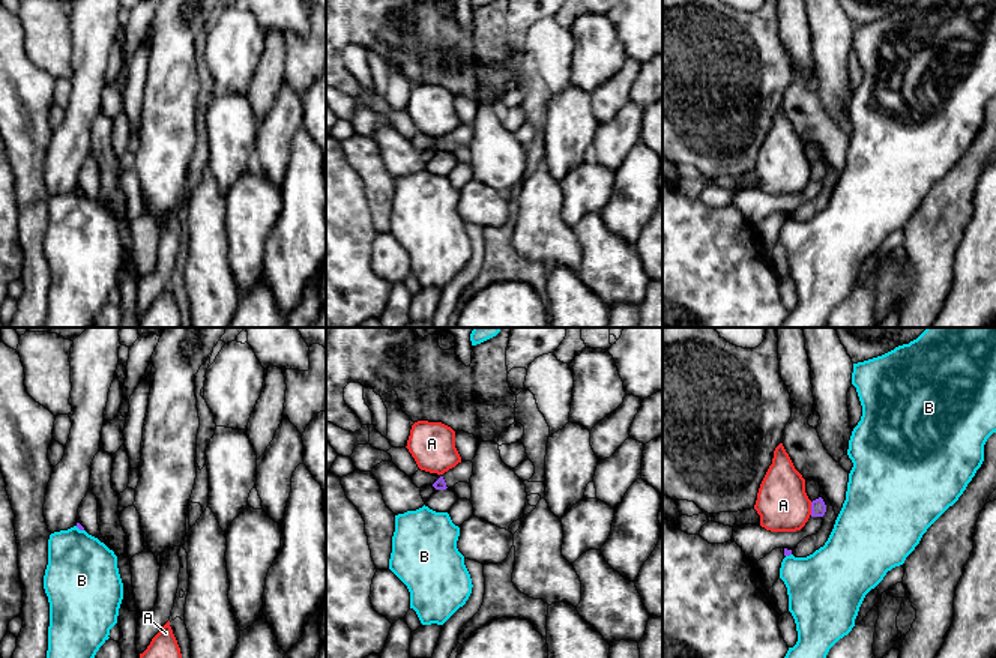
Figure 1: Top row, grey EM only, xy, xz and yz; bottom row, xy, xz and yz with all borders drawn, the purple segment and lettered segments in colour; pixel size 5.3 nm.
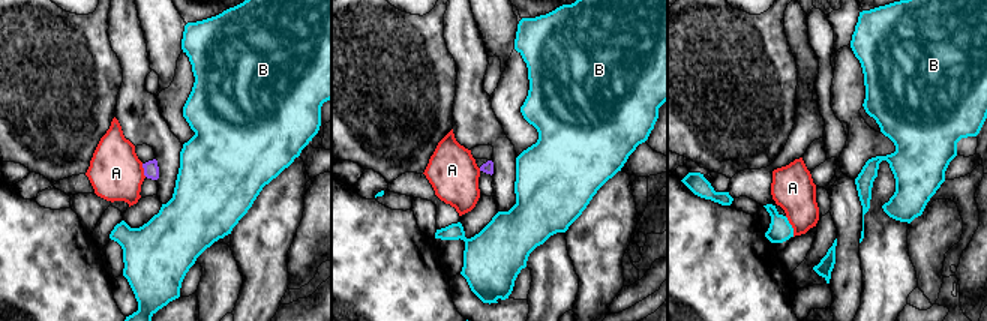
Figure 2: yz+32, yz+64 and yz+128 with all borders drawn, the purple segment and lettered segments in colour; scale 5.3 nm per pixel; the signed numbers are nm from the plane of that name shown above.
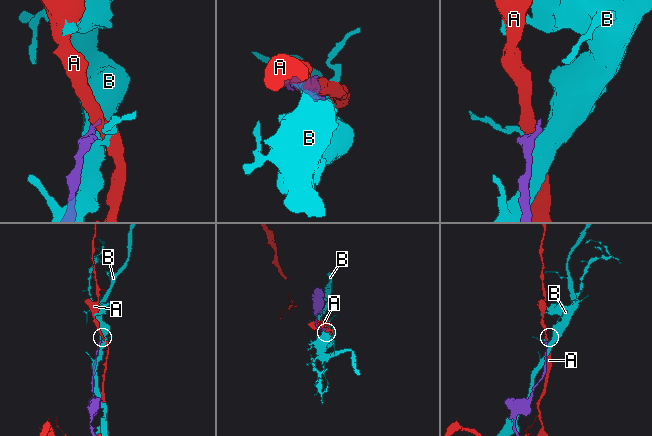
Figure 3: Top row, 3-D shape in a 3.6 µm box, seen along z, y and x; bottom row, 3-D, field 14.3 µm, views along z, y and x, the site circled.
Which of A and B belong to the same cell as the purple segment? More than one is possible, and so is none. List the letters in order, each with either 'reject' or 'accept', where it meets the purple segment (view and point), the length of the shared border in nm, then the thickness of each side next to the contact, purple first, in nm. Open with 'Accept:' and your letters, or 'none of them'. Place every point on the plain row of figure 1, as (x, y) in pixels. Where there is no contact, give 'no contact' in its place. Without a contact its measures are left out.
Accept: none of them
A: reject; contact yz (811, 172); length 70 nm; calibres 80 and 280 nm
B: reject; contact xy (80, 193); length 50 nm; calibres 20 and 380 nm

